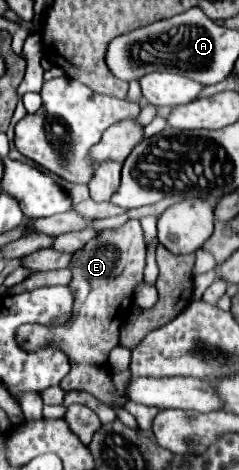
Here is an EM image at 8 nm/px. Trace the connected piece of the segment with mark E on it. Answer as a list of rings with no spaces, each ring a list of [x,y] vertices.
[[[128,221],[118,229],[102,231],[98,239],[84,245],[84,249],[72,255],[72,281],[74,293],[74,317],[64,327],[48,329],[40,325],[20,325],[16,329],[16,343],[24,351],[36,351],[46,343],[58,343],[72,359],[72,371],[60,387],[64,391],[88,391],[108,407],[124,407],[126,395],[120,395],[112,383],[108,367],[108,353],[118,345],[120,329],[132,309],[132,293],[142,283],[146,267],[146,245],[142,237],[140,221]]]

